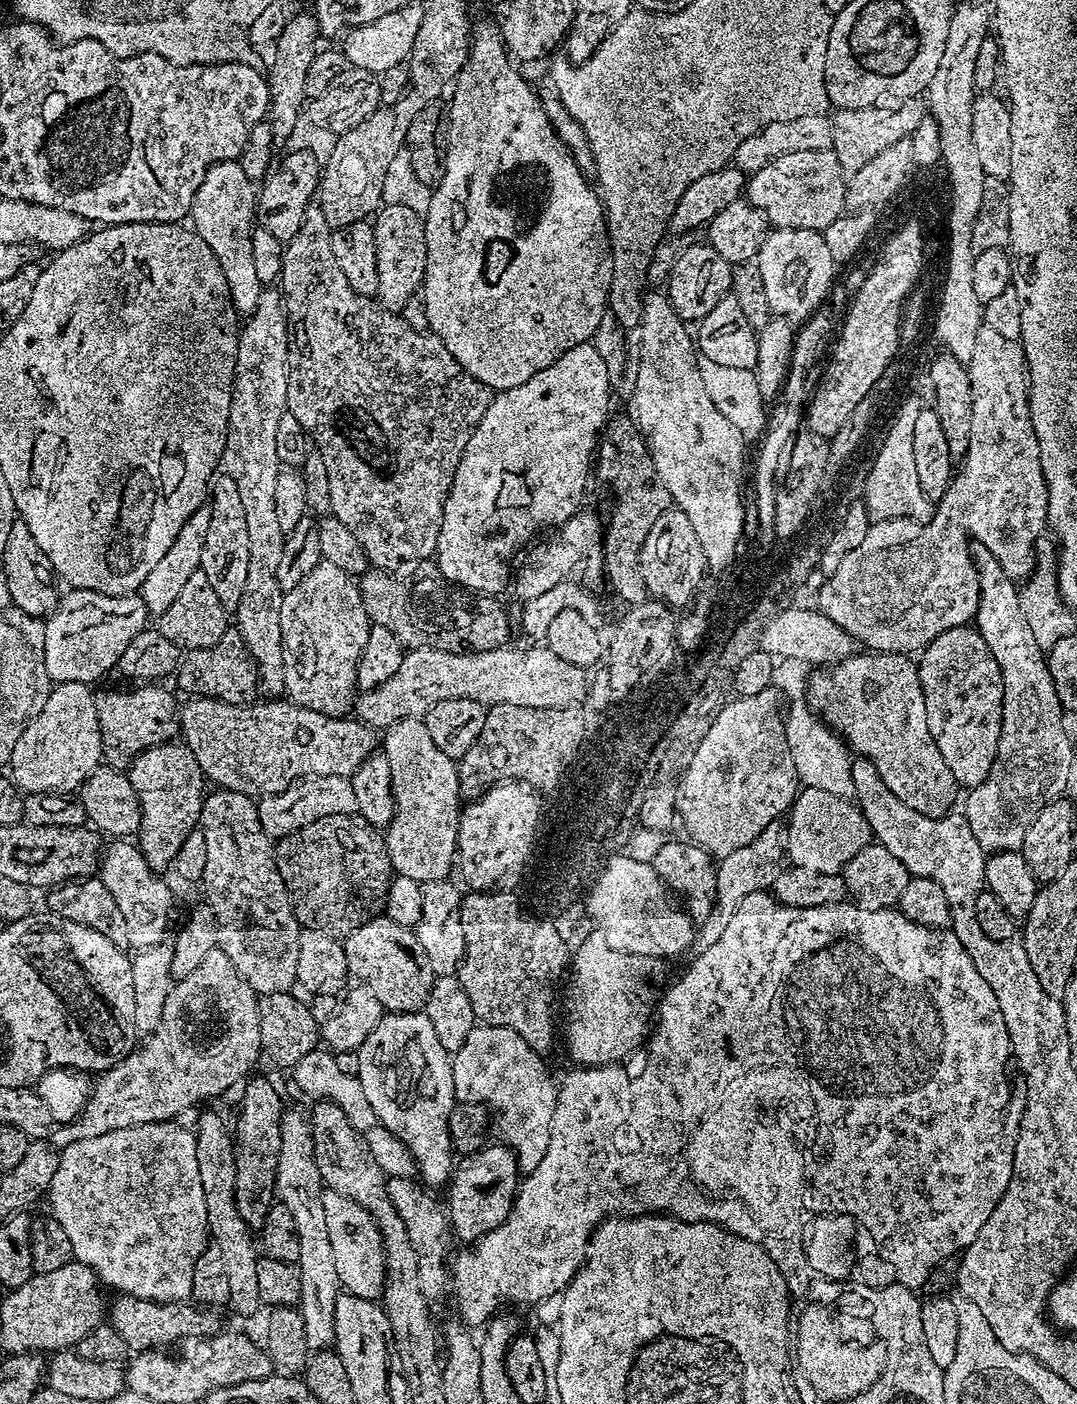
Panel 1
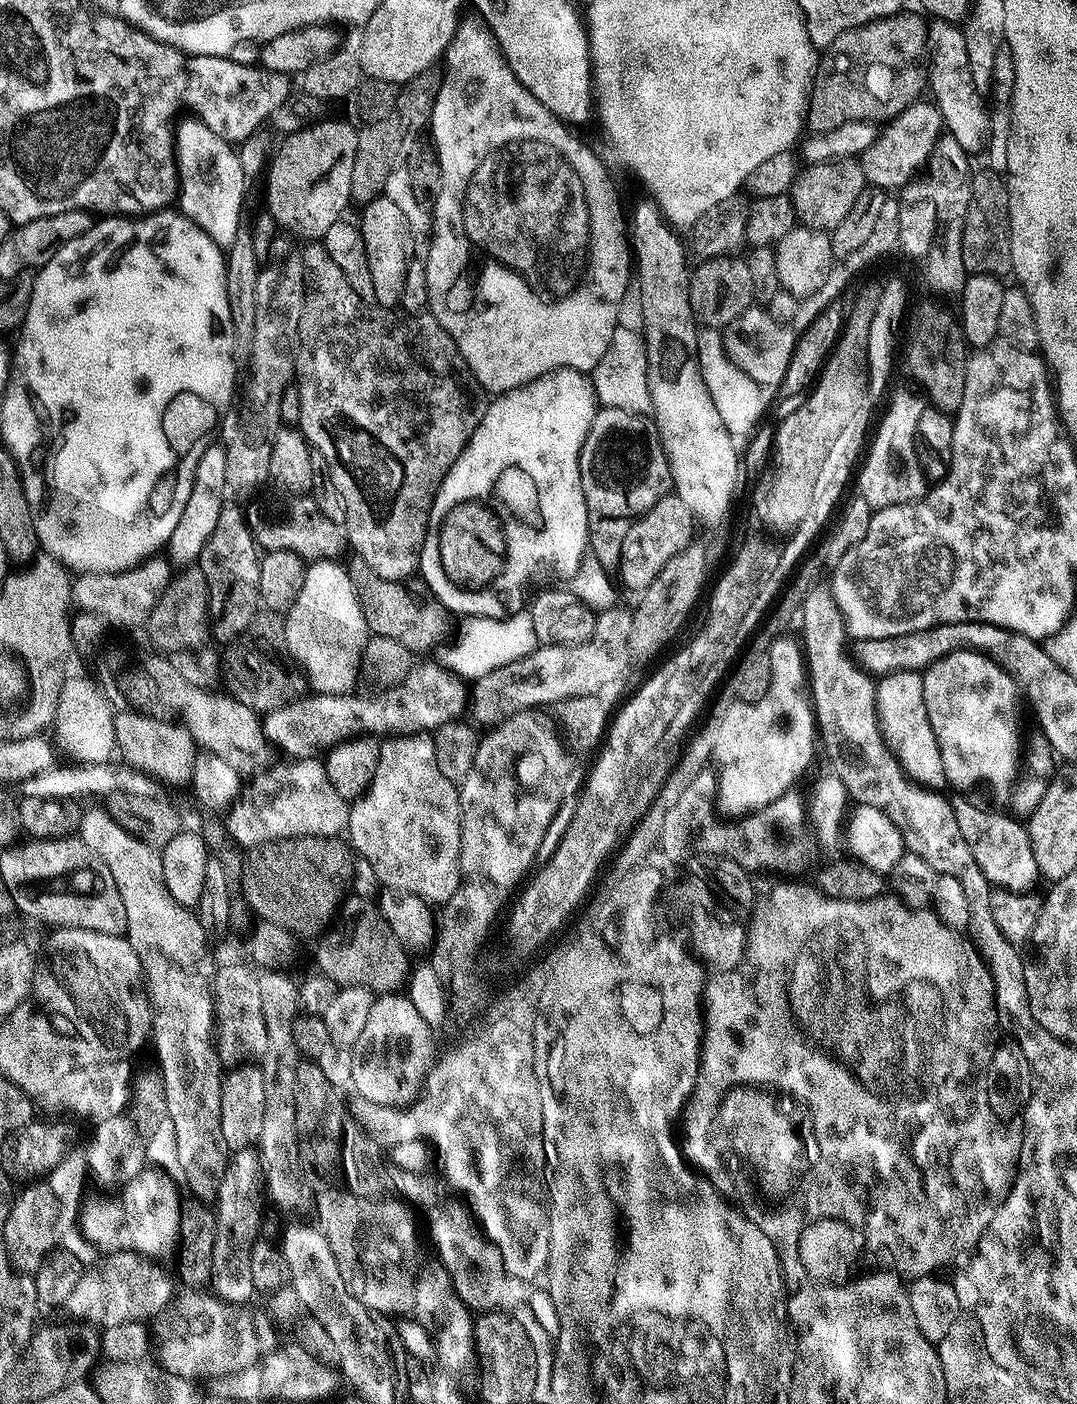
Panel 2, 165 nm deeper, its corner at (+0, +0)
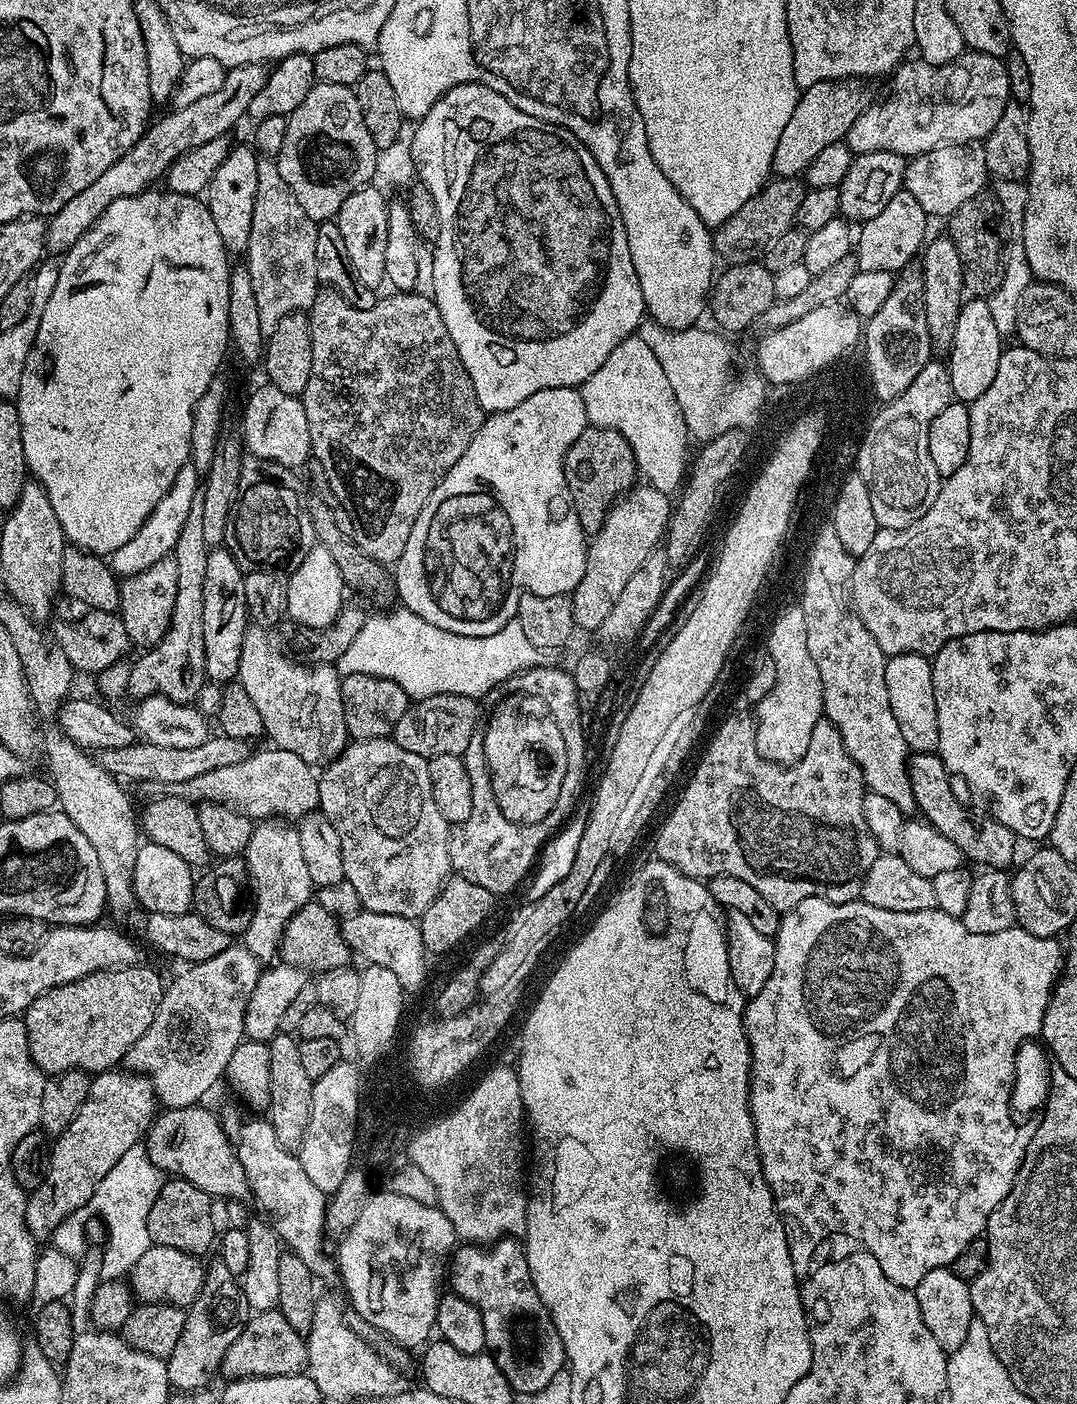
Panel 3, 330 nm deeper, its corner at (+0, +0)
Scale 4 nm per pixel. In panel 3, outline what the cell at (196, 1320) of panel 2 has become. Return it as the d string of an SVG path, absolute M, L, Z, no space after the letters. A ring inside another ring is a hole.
M275 1308L270 1311L259 1311L249 1317L238 1341L226 1350L220 1372L228 1380L242 1377L298 1376L307 1371L308 1362L307 1339Z

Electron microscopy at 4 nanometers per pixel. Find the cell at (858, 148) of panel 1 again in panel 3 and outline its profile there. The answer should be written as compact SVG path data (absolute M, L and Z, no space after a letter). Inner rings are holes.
M945 146L932 152L923 152L907 161L903 191L914 194L918 206L922 206L925 217L947 218L970 198L985 191L984 183L990 180L986 166L986 154L980 146Z

